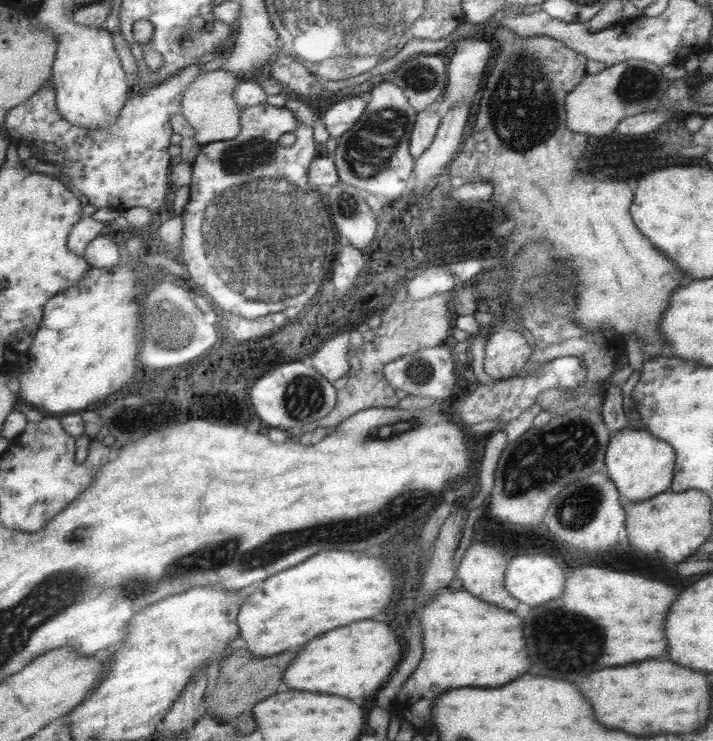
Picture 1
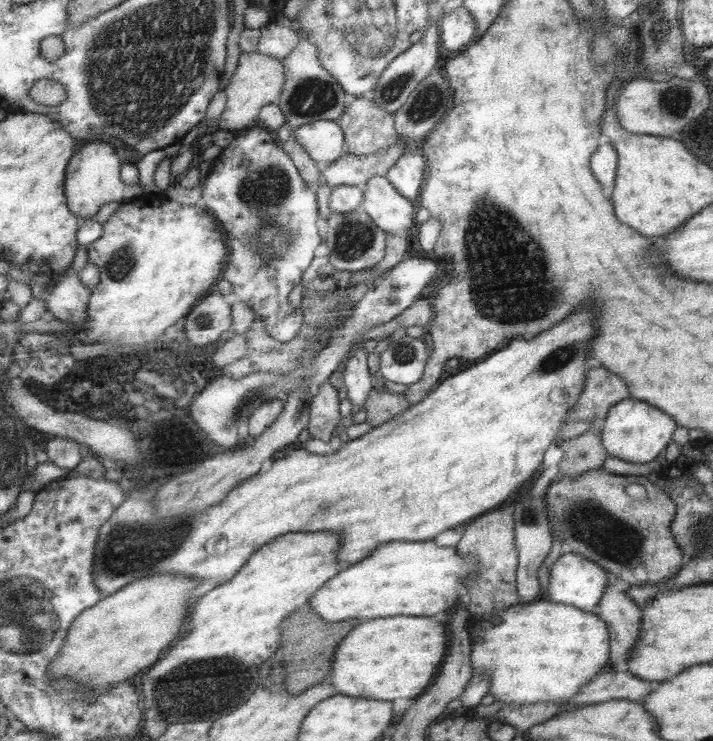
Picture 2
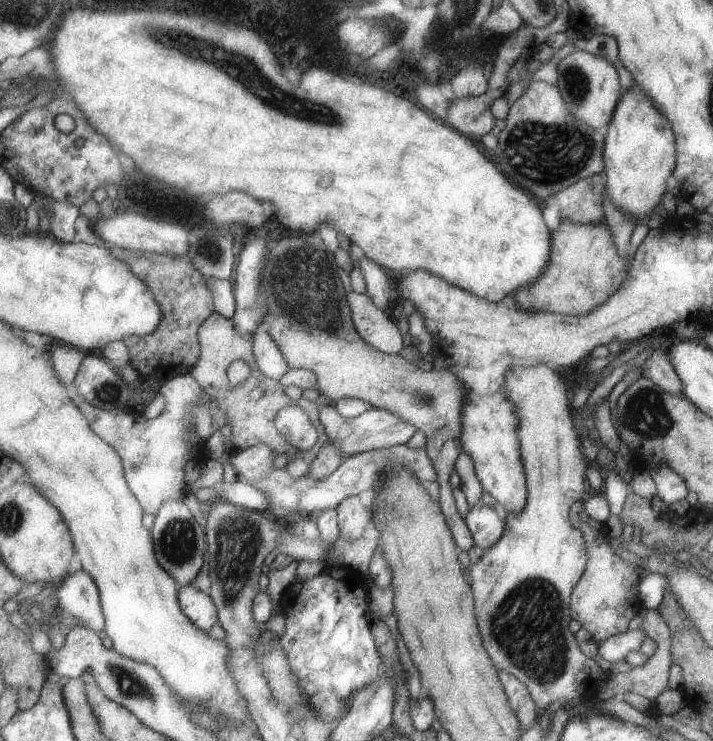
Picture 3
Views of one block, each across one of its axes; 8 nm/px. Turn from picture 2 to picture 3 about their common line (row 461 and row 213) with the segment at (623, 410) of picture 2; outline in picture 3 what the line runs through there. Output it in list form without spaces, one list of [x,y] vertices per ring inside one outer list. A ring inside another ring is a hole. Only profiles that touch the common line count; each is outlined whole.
[[[633,84],[629,90],[621,92],[616,104],[616,110],[612,114],[608,128],[604,135],[604,175],[605,195],[619,210],[625,214],[631,214],[635,223],[645,223],[647,216],[655,210],[665,192],[665,180],[671,176],[675,166],[675,139],[669,120],[657,111],[649,96]]]

